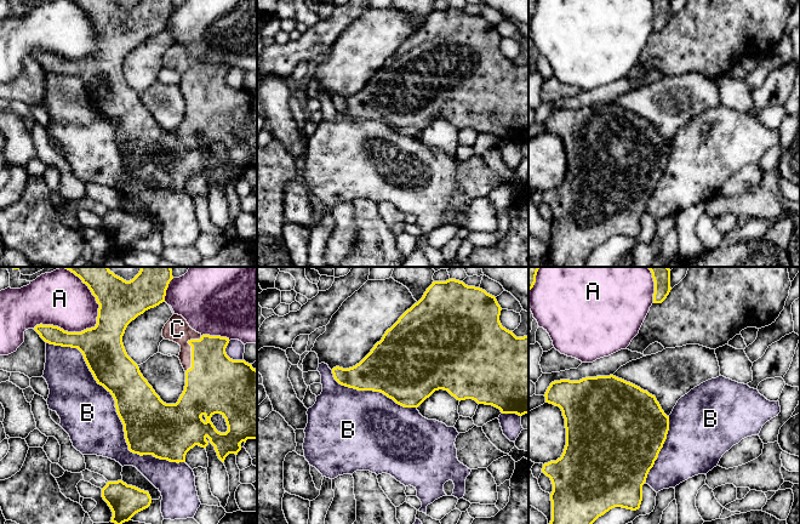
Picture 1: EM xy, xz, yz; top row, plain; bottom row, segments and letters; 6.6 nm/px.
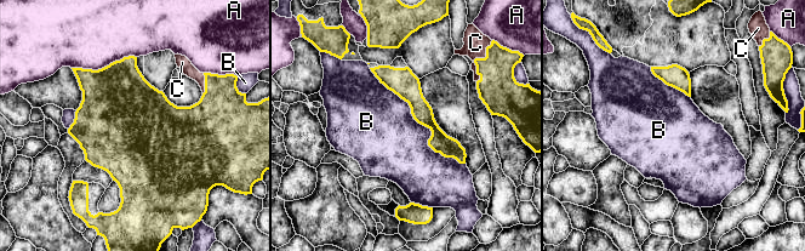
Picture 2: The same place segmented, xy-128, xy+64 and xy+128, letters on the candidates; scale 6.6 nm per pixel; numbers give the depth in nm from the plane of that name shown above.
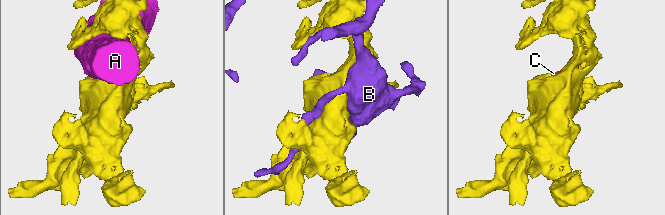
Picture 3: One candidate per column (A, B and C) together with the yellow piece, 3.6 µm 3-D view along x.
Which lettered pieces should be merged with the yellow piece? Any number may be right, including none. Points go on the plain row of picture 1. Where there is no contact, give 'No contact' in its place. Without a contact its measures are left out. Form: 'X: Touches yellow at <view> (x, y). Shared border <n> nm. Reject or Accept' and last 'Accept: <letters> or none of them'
A: Touches yellow at xy (74, 61). Shared border 460 nm. Reject
B: Touches yellow at xy (116, 140). Shared border 1200 nm. Reject
C: Touches yellow at xy (192, 79). Shared border 260 nm. Accept
Accept: C

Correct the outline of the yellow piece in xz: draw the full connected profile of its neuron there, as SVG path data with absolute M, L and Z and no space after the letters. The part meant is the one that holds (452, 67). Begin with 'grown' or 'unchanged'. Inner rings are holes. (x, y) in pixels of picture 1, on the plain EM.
unchanged; M456 7L433 10L433 12L424 21L423 25L410 38L407 38L399 46L399 49L385 59L382 68L375 73L371 80L359 92L349 97L343 97L339 95L333 96L333 106L339 113L349 116L381 120L404 136L418 136L435 119L444 118L459 130L473 127L478 132L492 133L499 137L502 142L516 142L522 144L528 142L528 64L516 66L513 59L503 56L499 50L501 39L502 36L496 25L480 16L468 15L463 10Z

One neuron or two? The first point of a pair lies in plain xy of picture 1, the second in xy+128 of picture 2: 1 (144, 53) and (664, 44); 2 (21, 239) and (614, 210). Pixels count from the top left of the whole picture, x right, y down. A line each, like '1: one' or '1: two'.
1: one
2: one

